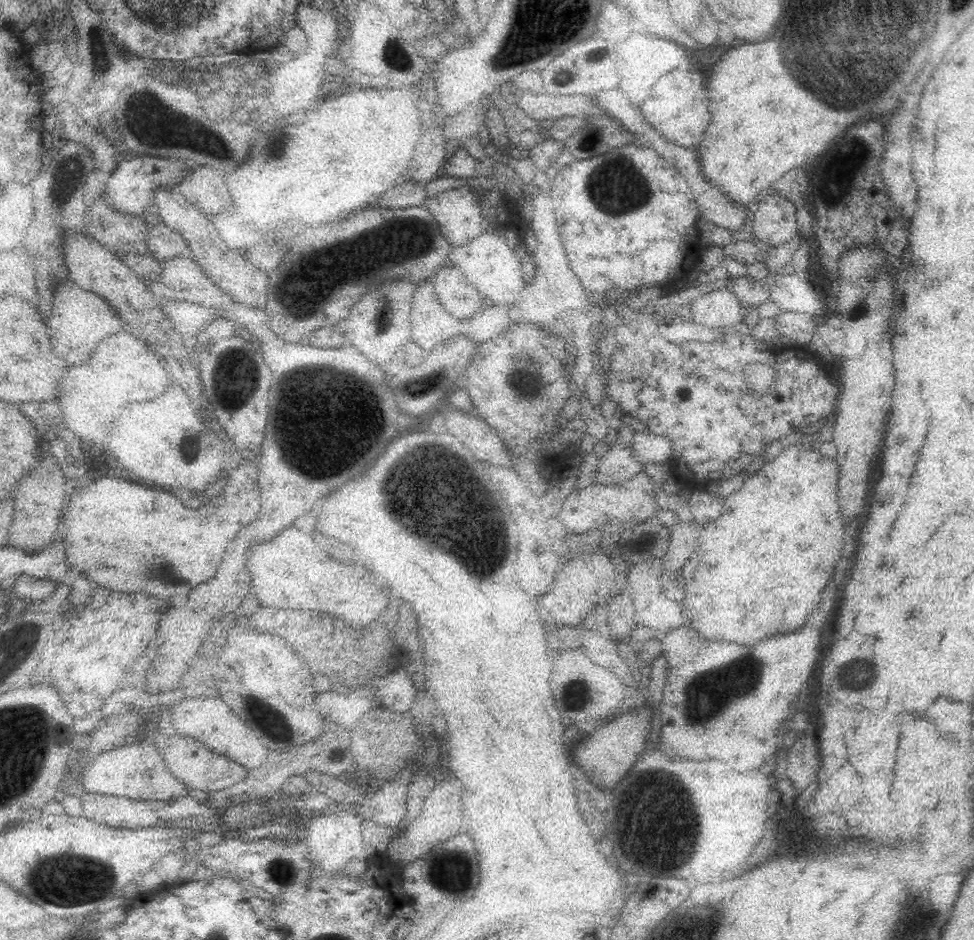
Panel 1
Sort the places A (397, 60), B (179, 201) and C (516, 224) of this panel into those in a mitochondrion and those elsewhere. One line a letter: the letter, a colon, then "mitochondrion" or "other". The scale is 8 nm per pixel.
A: mitochondrion
B: other
C: other

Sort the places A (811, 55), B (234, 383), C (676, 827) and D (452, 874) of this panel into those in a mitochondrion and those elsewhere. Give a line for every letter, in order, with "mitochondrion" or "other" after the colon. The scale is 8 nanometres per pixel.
A: mitochondrion
B: mitochondrion
C: mitochondrion
D: mitochondrion

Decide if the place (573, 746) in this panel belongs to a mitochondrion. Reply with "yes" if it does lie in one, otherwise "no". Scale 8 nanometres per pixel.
no

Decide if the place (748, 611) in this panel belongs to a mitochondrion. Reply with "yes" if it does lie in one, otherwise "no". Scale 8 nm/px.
no

